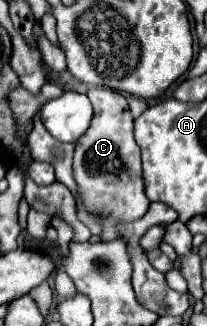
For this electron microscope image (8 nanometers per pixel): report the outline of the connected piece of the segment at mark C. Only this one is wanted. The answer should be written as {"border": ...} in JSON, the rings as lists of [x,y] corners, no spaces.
{"border":[[[90,88],[88,98],[94,106],[94,116],[90,128],[80,136],[74,148],[74,176],[80,188],[80,198],[92,212],[110,214],[104,222],[104,240],[114,240],[116,220],[136,220],[144,216],[150,200],[144,194],[140,148],[132,136],[134,118],[130,114],[128,102],[120,92],[112,88]]]}

